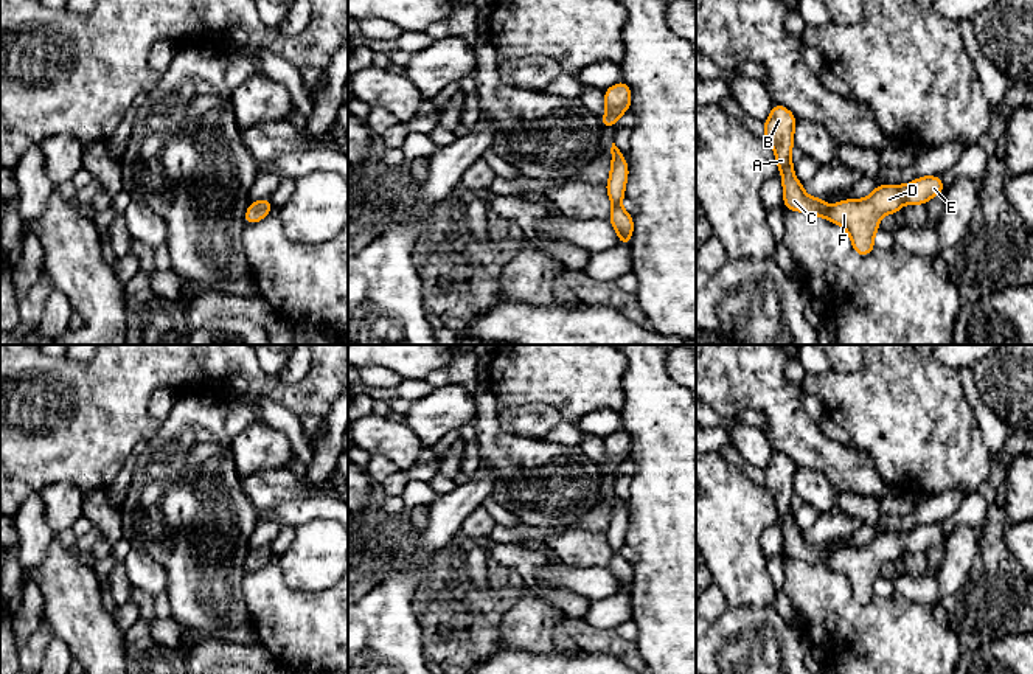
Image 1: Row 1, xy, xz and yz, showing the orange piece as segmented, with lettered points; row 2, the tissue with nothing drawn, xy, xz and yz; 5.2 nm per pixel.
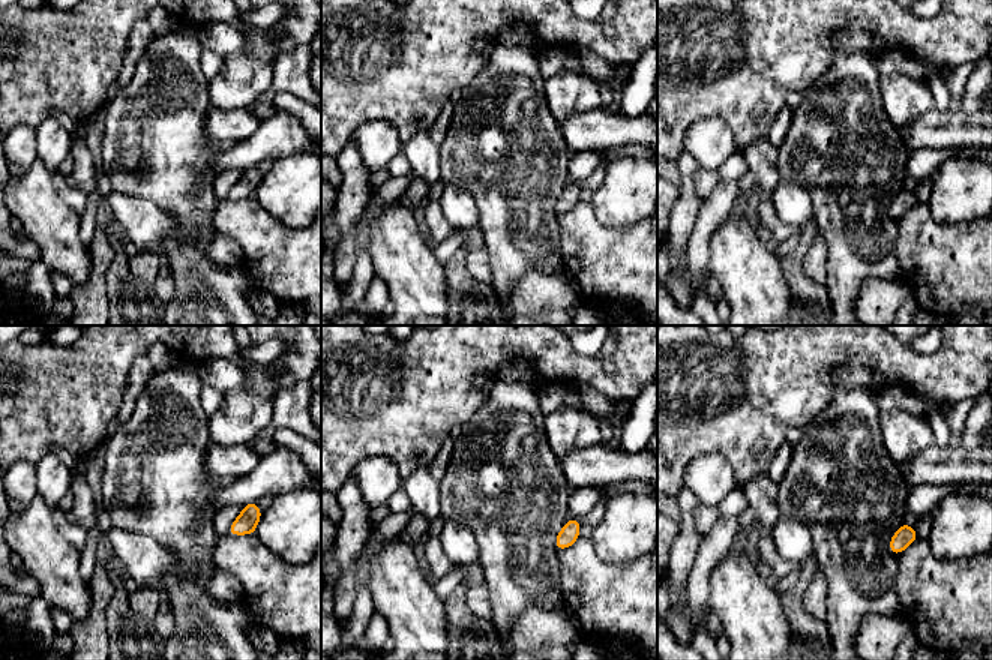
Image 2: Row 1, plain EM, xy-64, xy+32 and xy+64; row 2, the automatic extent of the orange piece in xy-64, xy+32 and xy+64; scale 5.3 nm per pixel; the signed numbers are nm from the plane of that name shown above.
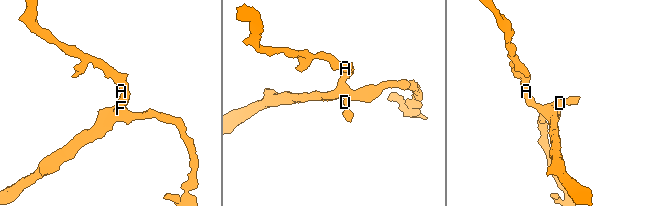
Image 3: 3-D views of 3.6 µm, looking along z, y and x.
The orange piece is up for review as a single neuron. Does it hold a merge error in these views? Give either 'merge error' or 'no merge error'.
no merge error

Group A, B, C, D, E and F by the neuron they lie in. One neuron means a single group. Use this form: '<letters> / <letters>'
A B C D E F

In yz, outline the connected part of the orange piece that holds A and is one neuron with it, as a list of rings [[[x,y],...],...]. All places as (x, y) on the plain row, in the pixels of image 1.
[[[775,452],[764,469],[764,488],[772,494],[781,520],[784,556],[816,562],[843,575],[859,604],[868,604],[873,599],[873,587],[882,562],[896,562],[904,551],[926,553],[930,545],[944,539],[938,523],[926,523],[907,533],[876,533],[865,547],[847,547],[828,556],[823,545],[809,545],[803,531],[794,523],[791,499],[797,469],[781,452]]]

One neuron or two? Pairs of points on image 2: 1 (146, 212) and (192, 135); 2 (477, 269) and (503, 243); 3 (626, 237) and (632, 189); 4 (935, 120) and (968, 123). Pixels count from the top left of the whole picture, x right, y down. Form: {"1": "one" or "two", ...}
{"1": "two", "2": "two", "3": "two", "4": "one"}

